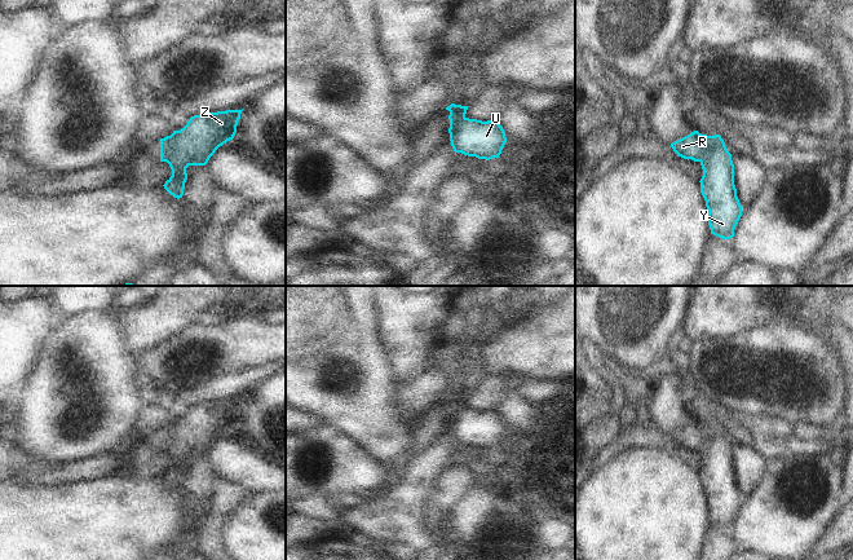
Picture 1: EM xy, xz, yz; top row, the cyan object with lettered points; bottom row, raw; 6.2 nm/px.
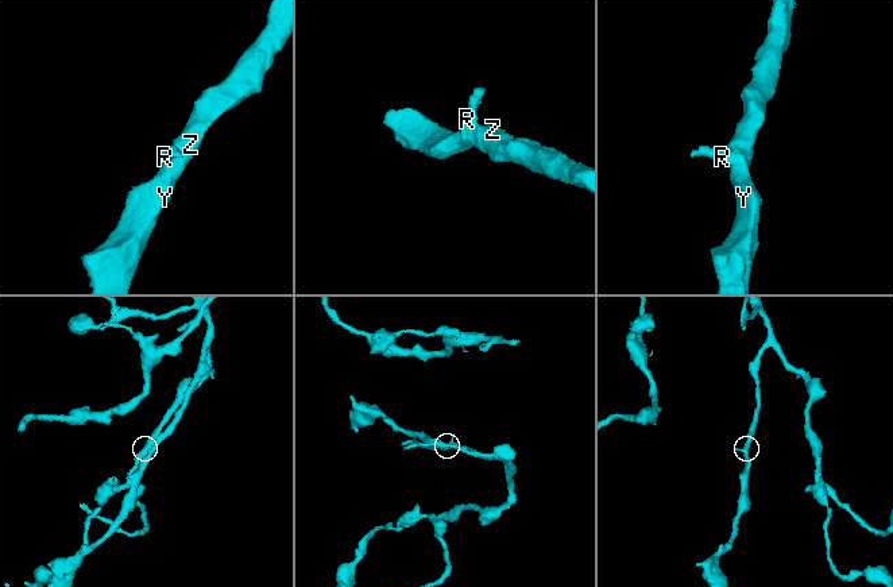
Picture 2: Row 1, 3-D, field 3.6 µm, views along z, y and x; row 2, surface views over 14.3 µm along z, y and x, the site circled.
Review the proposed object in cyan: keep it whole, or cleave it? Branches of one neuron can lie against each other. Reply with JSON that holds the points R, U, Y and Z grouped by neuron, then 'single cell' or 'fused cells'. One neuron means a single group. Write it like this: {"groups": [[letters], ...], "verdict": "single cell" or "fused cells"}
{"groups": [["R"], ["U", "Y", "Z"]], "verdict": "fused cells"}

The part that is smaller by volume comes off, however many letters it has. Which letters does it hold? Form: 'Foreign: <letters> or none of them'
Foreign: R.

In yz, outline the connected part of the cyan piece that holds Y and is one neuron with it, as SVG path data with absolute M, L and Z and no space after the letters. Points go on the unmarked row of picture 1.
M703 424L706 441L700 449L700 482L708 499L711 524L730 529L742 506L734 475L734 454L720 424Z

